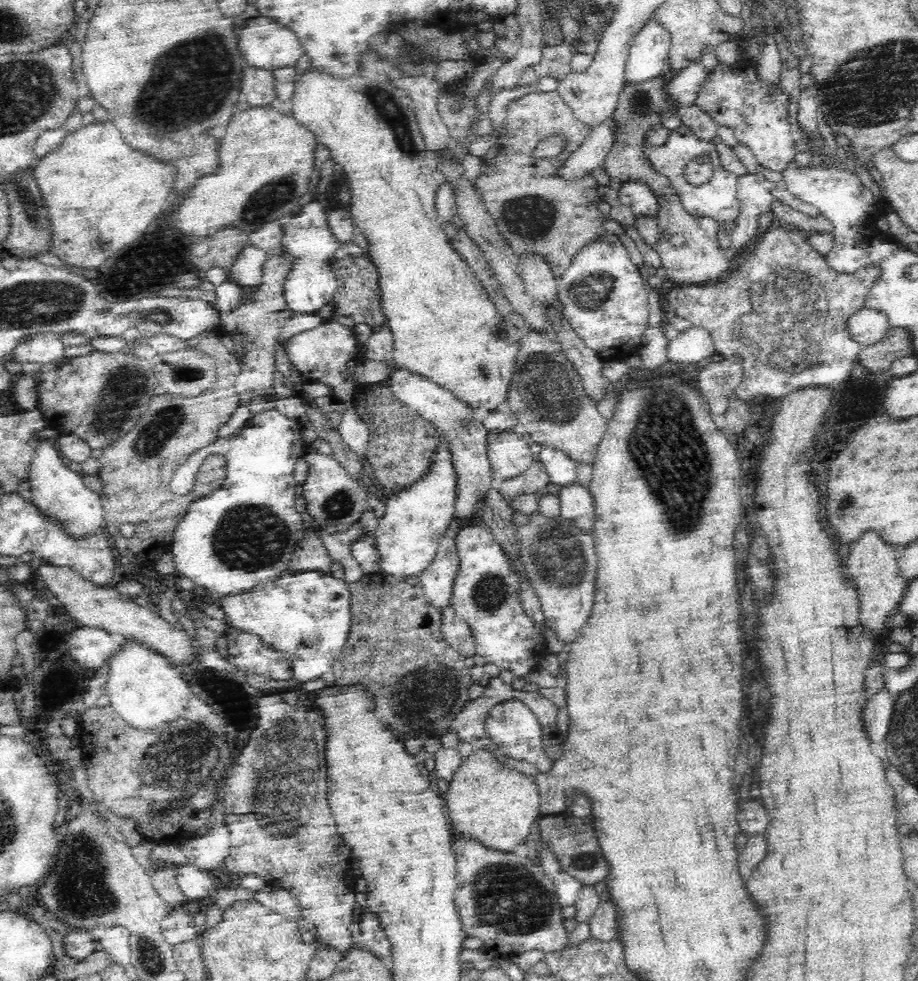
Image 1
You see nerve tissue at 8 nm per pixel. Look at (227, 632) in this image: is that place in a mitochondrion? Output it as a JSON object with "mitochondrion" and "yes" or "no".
{"mitochondrion":"no"}

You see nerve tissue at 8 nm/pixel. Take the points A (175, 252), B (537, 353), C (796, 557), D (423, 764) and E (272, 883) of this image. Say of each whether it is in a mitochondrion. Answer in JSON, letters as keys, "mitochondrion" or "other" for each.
{"A":"other","B":"mitochondrion","C":"other","D":"other","E":"other"}

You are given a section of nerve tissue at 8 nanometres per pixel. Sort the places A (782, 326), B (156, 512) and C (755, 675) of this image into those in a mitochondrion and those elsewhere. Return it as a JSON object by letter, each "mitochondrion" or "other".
{"A":"mitochondrion","B":"other","C":"other"}

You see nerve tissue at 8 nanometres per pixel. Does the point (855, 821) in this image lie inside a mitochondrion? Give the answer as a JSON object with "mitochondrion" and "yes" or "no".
{"mitochondrion":"no"}

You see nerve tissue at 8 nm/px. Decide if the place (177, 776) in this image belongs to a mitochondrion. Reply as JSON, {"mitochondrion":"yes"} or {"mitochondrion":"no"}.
{"mitochondrion":"yes"}

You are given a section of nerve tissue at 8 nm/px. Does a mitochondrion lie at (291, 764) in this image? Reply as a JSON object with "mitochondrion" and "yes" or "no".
{"mitochondrion":"yes"}

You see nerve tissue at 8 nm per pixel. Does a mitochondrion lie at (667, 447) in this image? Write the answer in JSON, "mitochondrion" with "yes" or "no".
{"mitochondrion":"yes"}

